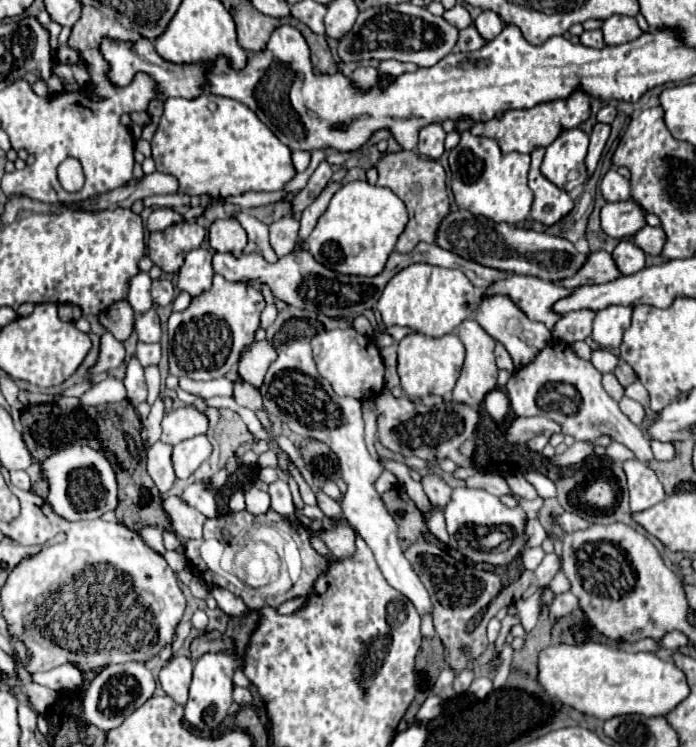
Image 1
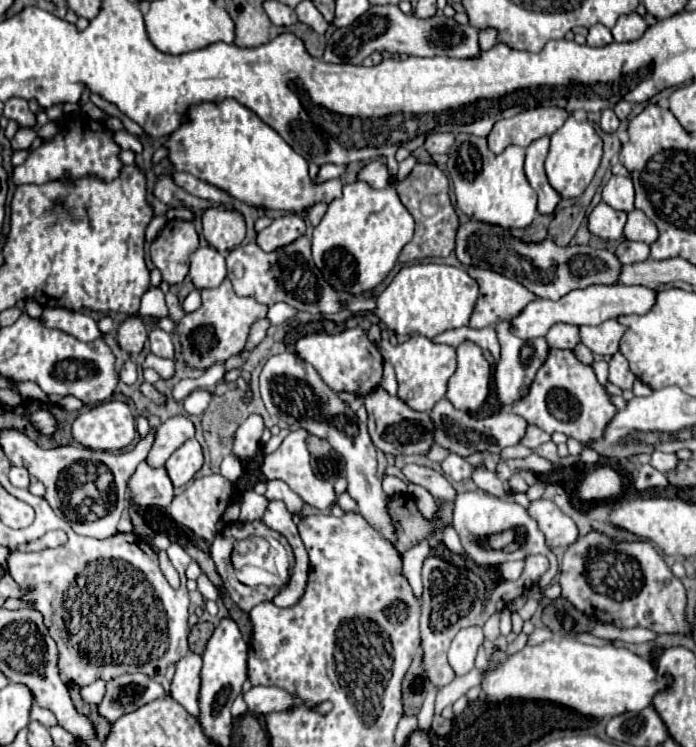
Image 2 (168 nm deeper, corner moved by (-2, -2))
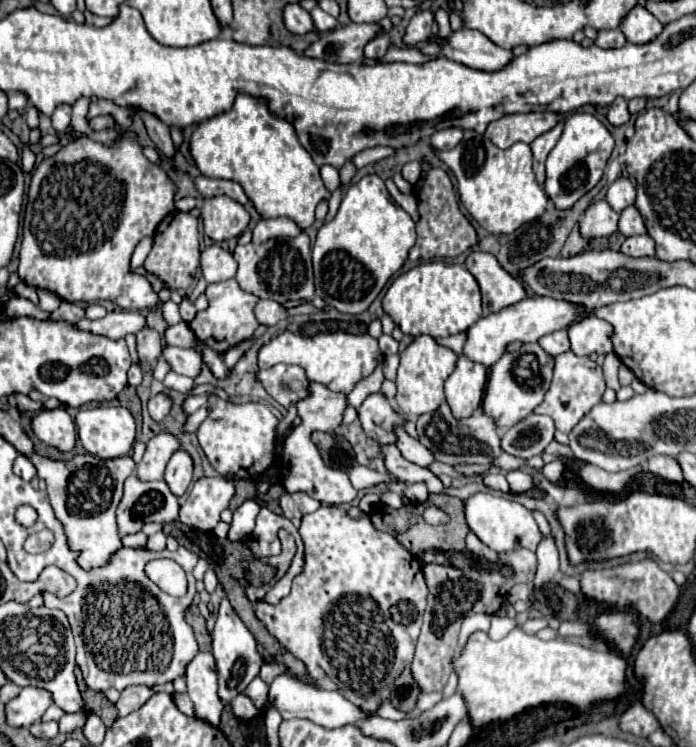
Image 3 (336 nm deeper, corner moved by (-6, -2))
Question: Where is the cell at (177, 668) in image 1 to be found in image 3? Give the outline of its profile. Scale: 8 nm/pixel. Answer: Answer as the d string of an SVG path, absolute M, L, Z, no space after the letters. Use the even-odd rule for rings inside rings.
M199 652L189 662L185 680L187 680L187 694L195 706L195 716L217 728L221 722L223 706L217 696L215 660L211 658L211 652Z

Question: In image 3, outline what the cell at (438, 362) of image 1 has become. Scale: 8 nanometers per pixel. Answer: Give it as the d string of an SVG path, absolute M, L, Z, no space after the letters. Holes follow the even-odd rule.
M423 334L423 336L417 336L399 356L401 356L401 364L399 364L397 380L395 380L395 384L397 384L395 400L397 400L399 410L409 420L417 420L421 414L437 410L439 404L445 400L443 384L455 370L457 354L451 348L437 344L435 338Z

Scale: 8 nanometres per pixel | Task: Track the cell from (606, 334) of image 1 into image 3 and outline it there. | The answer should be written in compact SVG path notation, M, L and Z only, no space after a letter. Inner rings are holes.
M589 316L569 328L571 350L579 356L613 352L613 326L597 316Z

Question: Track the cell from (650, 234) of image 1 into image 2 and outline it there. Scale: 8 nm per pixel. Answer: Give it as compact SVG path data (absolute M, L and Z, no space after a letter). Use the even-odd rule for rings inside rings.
M631 210L627 212L627 224L625 224L623 236L627 240L639 240L639 242L651 244L657 240L657 228L641 210Z

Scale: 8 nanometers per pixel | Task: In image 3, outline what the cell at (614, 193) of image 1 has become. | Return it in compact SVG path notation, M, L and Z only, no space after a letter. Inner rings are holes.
M621 176L617 178L609 188L607 188L607 196L605 200L609 202L609 206L615 210L615 212L621 212L623 208L631 206L635 202L635 184Z

